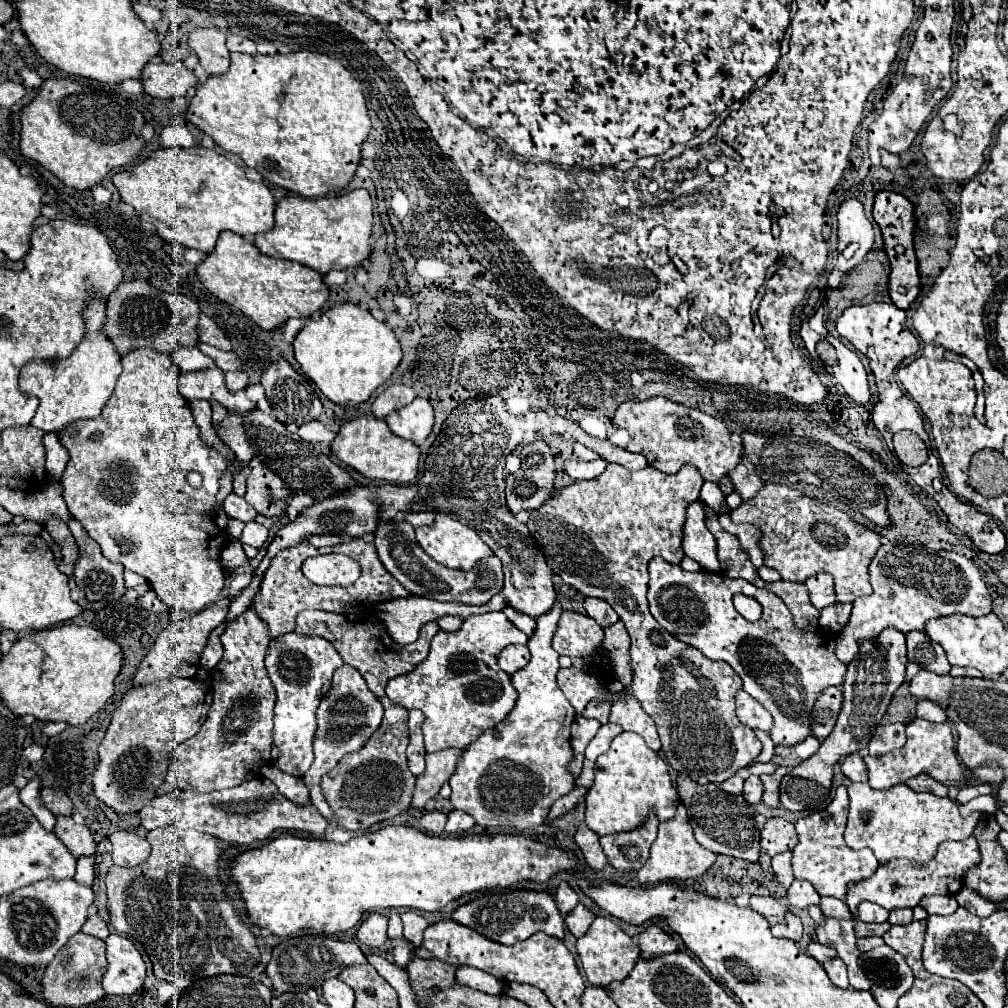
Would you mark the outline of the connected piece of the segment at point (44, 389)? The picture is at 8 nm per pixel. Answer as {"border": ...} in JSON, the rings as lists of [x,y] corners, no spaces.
{"border":[[[92,293],[92,303],[82,313],[86,325],[84,339],[70,357],[52,359],[52,361],[32,359],[22,367],[20,389],[40,399],[40,407],[32,419],[34,427],[46,433],[50,431],[56,433],[64,429],[68,423],[74,423],[76,419],[98,417],[102,407],[110,399],[118,375],[122,373],[122,363],[120,363],[122,357],[118,355],[114,343],[102,333],[102,327],[106,323],[106,303],[108,297],[96,299],[96,293]]]}

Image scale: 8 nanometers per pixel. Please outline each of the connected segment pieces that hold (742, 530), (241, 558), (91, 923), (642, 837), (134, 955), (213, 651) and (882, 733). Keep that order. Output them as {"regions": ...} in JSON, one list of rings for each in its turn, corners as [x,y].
{"regions":[[[[720,515],[720,525],[724,531],[736,535],[742,543],[742,547],[748,551],[750,561],[754,563],[754,567],[762,567],[764,565],[764,553],[760,549],[760,531],[756,529],[756,525],[736,525],[730,521],[728,515]]],[[[231,537],[222,549],[221,557],[222,565],[226,568],[237,568],[249,562],[240,541]]],[[[98,915],[90,917],[90,919],[84,923],[82,931],[84,931],[84,933],[88,933],[88,935],[94,935],[94,937],[98,937],[98,939],[106,939],[106,937],[110,935],[108,925],[106,925]]],[[[652,813],[652,817],[648,817],[648,821],[644,821],[644,825],[640,825],[640,829],[634,829],[632,833],[616,833],[602,837],[600,843],[610,865],[620,871],[642,869],[644,861],[648,859],[650,845],[656,839],[658,823],[660,819],[656,817],[656,813]]],[[[112,933],[106,939],[108,969],[102,977],[102,987],[108,995],[132,995],[146,977],[146,965],[136,945],[124,935]]],[[[222,623],[218,629],[212,631],[212,635],[210,635],[210,639],[208,639],[208,645],[206,645],[204,653],[202,653],[200,665],[206,667],[206,669],[214,669],[216,663],[220,661],[220,657],[222,657],[222,647],[220,647],[220,639],[218,639],[222,631],[224,631],[224,623]]],[[[890,723],[890,725],[880,725],[874,733],[874,737],[870,739],[868,745],[868,753],[874,757],[880,757],[888,751],[900,749],[906,743],[906,733],[904,733],[906,725],[904,723]]]]}

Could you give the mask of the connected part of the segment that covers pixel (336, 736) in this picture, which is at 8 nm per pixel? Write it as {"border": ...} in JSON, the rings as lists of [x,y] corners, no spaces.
{"border":[[[342,665],[340,669],[336,669],[334,679],[332,679],[332,689],[326,693],[326,697],[322,699],[322,703],[318,707],[318,731],[314,737],[314,761],[312,761],[312,767],[308,769],[308,773],[302,777],[310,789],[314,807],[328,821],[332,821],[334,817],[332,817],[332,809],[324,801],[324,795],[320,789],[320,777],[324,773],[328,773],[330,769],[334,769],[336,763],[342,759],[342,755],[362,749],[364,743],[372,737],[372,733],[380,727],[382,715],[384,715],[384,707],[374,697],[374,693],[368,689],[364,677],[354,667],[348,667],[348,665]]]}

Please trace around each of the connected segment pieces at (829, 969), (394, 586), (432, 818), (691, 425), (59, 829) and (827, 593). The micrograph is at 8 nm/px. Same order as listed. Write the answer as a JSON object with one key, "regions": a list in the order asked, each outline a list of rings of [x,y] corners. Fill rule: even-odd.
{"regions":[[[[838,957],[836,959],[830,959],[822,967],[826,969],[826,973],[828,973],[828,977],[832,979],[834,985],[838,985],[840,989],[848,989],[850,987],[848,985],[848,975],[846,975],[846,965]]],[[[350,539],[334,547],[316,549],[308,541],[302,541],[296,547],[280,551],[272,559],[272,565],[268,567],[264,575],[260,593],[256,595],[252,603],[252,609],[256,609],[258,615],[268,623],[270,633],[274,637],[280,637],[284,633],[294,631],[296,615],[304,609],[320,609],[320,611],[330,611],[330,613],[368,613],[378,601],[388,601],[388,599],[398,599],[398,597],[408,597],[408,595],[410,593],[396,579],[392,579],[392,575],[384,569],[380,559],[376,557],[374,543],[364,543],[362,539]],[[322,553],[344,553],[352,557],[354,561],[358,561],[362,569],[360,579],[352,583],[350,587],[316,587],[314,583],[310,583],[302,573],[302,561],[308,557],[322,555]]],[[[434,809],[434,811],[428,811],[422,819],[420,819],[420,825],[428,831],[428,833],[434,833],[434,835],[442,835],[444,833],[444,825],[446,825],[446,813],[442,813],[440,809]]],[[[652,397],[646,401],[622,403],[614,415],[614,423],[628,429],[630,433],[630,443],[626,449],[644,455],[648,459],[648,465],[654,469],[672,475],[680,467],[692,465],[706,481],[714,481],[724,495],[730,495],[734,491],[732,481],[728,479],[728,471],[740,463],[742,449],[740,445],[732,443],[730,431],[720,419],[686,405],[672,403],[664,397]]],[[[58,817],[54,833],[76,859],[96,853],[96,843],[94,843],[92,831],[86,825],[76,823],[72,817]]],[[[816,573],[806,581],[806,587],[810,591],[810,599],[812,605],[816,609],[822,609],[826,605],[832,605],[836,601],[836,591],[832,585],[832,577],[828,577],[828,573]]]]}

